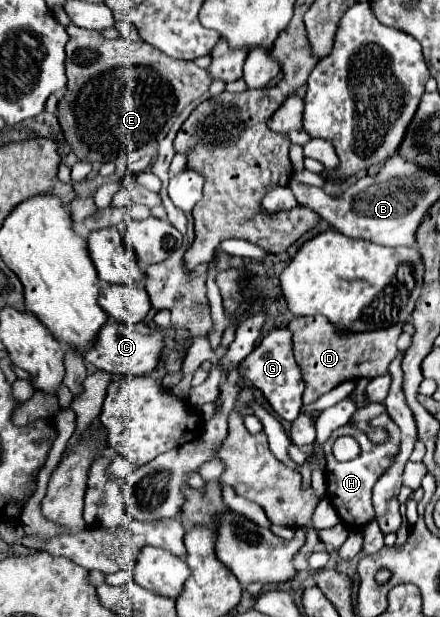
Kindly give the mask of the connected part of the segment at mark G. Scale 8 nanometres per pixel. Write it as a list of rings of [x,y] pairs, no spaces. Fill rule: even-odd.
[[[274,329],[270,331],[260,345],[236,367],[242,379],[248,379],[254,387],[258,387],[264,397],[270,401],[274,413],[280,419],[294,421],[302,409],[302,393],[304,393],[304,379],[296,359],[292,355],[292,333],[288,329]]]

